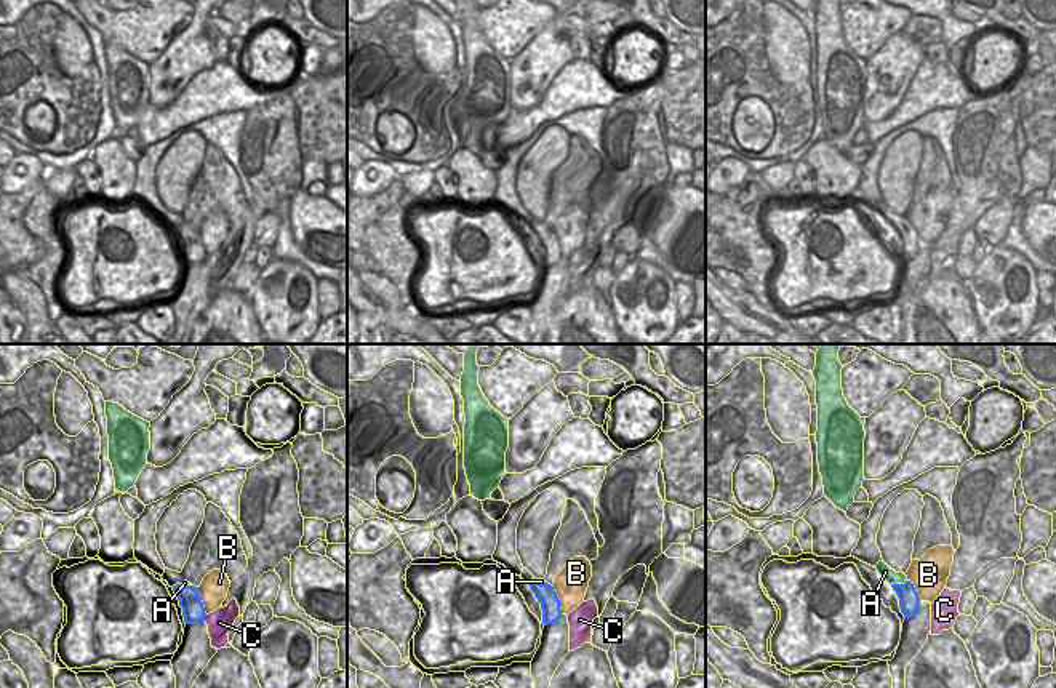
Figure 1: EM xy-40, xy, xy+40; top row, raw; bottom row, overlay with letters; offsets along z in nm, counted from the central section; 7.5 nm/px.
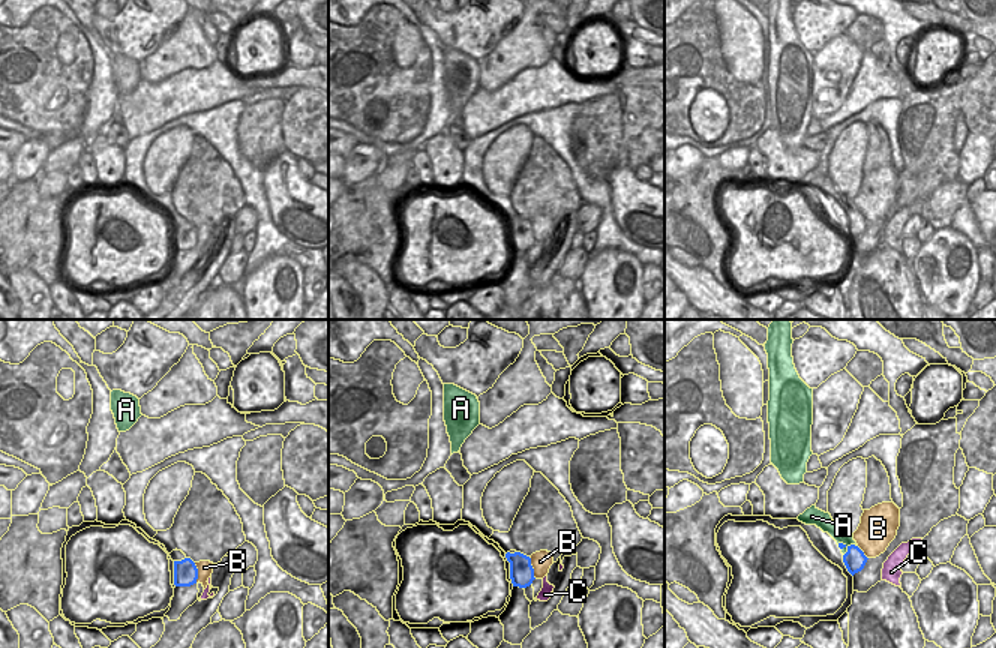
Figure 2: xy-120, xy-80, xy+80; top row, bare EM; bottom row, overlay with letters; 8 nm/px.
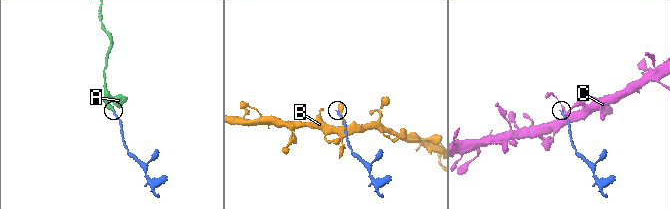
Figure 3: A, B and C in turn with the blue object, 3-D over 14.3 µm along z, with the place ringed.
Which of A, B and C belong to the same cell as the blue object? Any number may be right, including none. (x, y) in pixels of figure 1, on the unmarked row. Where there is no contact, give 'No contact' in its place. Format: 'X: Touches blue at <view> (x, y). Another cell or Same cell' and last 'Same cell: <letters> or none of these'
A: Touches blue at xy+40 (898, 226). Same cell
B: Touches blue at xy (559, 242). Another cell
C: Touches blue at xy-40 (205, 258). Another cell
Same cell: A.

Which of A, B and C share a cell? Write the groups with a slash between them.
A / B / C

